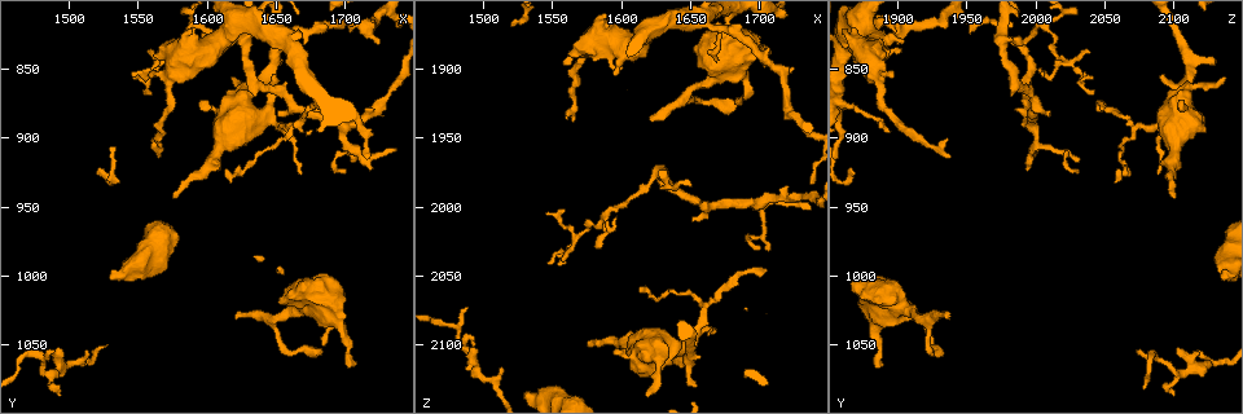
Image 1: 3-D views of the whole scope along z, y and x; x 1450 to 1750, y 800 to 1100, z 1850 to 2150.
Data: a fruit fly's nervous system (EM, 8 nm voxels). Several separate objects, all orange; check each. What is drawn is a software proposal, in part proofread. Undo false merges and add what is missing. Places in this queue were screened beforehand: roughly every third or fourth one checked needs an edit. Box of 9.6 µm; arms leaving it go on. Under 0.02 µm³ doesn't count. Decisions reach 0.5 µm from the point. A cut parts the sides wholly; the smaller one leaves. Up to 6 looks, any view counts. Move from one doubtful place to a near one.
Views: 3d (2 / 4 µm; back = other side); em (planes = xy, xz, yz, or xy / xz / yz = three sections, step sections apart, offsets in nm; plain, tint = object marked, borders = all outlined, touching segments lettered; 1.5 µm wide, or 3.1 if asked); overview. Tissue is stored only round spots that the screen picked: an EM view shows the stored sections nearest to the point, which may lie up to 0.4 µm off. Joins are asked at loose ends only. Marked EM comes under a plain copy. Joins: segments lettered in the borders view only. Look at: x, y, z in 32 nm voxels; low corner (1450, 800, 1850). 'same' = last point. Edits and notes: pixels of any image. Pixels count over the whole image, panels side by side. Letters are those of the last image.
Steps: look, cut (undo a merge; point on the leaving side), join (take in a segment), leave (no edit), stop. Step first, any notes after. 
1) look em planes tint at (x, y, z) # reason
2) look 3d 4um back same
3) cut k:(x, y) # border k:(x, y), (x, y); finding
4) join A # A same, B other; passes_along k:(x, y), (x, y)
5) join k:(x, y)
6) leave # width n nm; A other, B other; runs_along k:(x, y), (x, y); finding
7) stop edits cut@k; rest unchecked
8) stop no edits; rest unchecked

look em yz step 4 tint at (1704, 916, 2030) # branch stops here

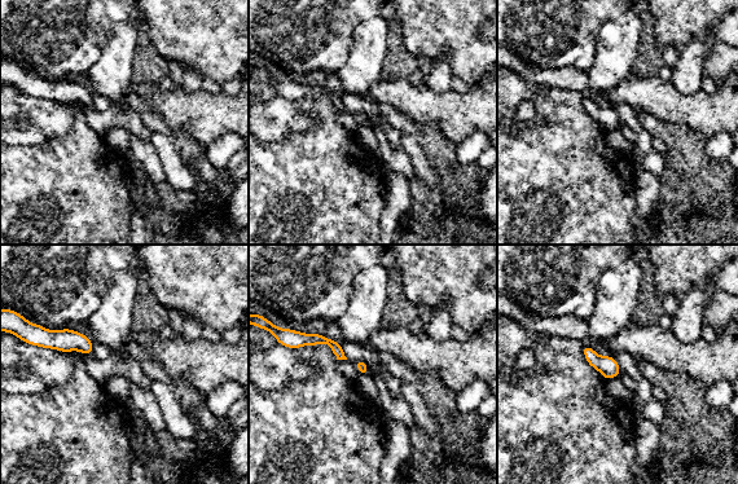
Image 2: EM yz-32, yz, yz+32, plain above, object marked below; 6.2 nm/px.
look em planes borders same # cut it another way

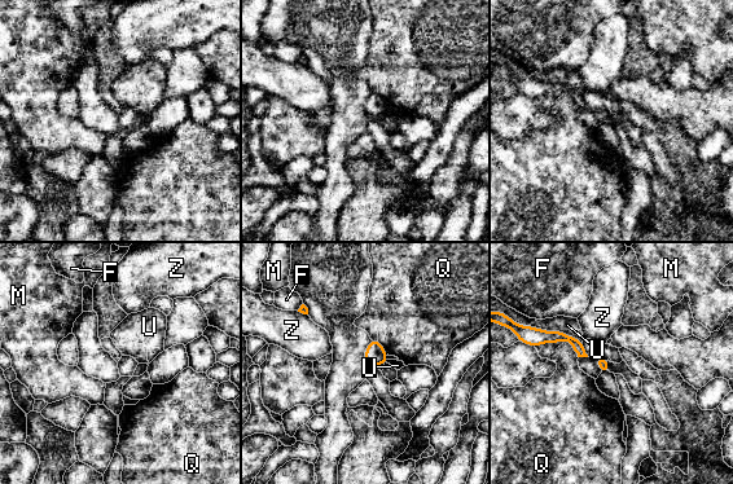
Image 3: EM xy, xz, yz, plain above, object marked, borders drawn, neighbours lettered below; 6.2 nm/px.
leave # F other, M other, Q other, U other, Z other; border 3:(534, 346), (567, 340), (578, 357); none of them fits

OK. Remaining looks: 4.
look em planes borders at (1598, 834, 1902)

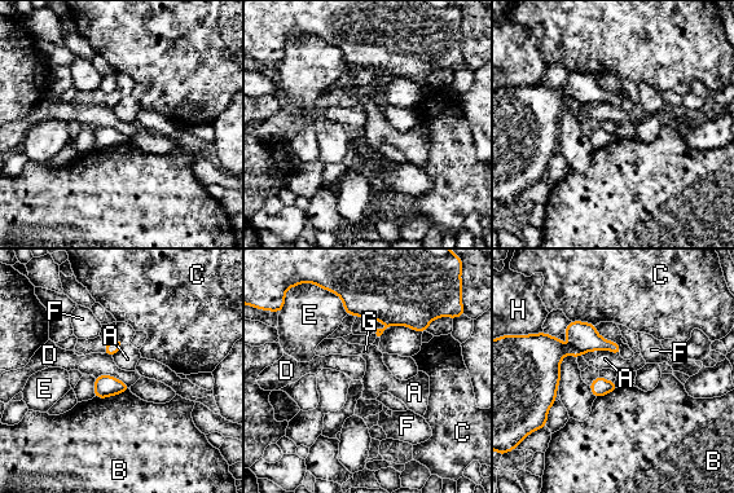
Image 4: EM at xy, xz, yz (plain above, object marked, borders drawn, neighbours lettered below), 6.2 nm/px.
leave # A other, B other, C other, D other, E other, F other, G other, H other; no lettered segment goes on from it

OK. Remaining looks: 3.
look 3d 2um at (1546, 854, 2006) # thin end

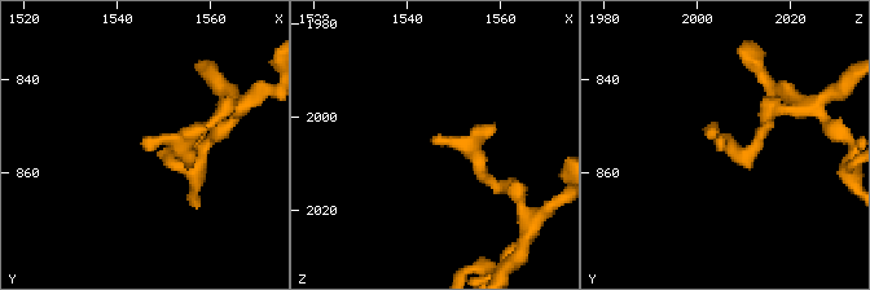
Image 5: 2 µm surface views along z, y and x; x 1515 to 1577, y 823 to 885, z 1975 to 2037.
look em planes borders at (1546, 853, 2004) # need the tissue

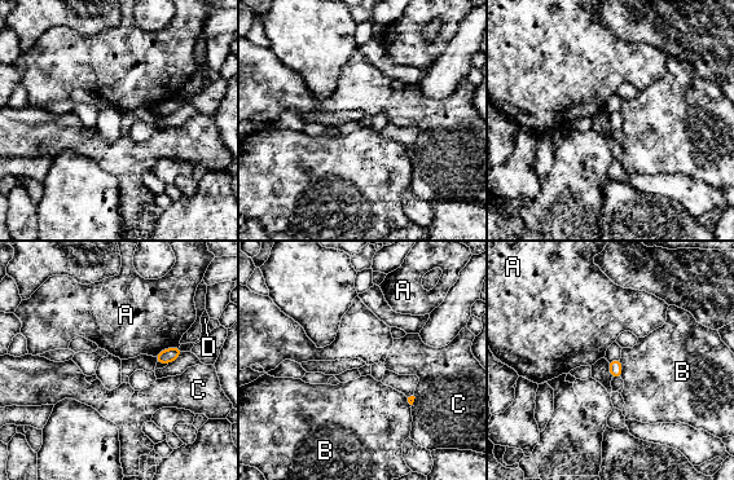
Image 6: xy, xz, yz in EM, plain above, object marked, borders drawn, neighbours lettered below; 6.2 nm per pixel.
leave # A other, B other, C other, D other; border 6:(620, 359), (622, 377); none of them fits

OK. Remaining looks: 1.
stop no edits; rest unchecked

